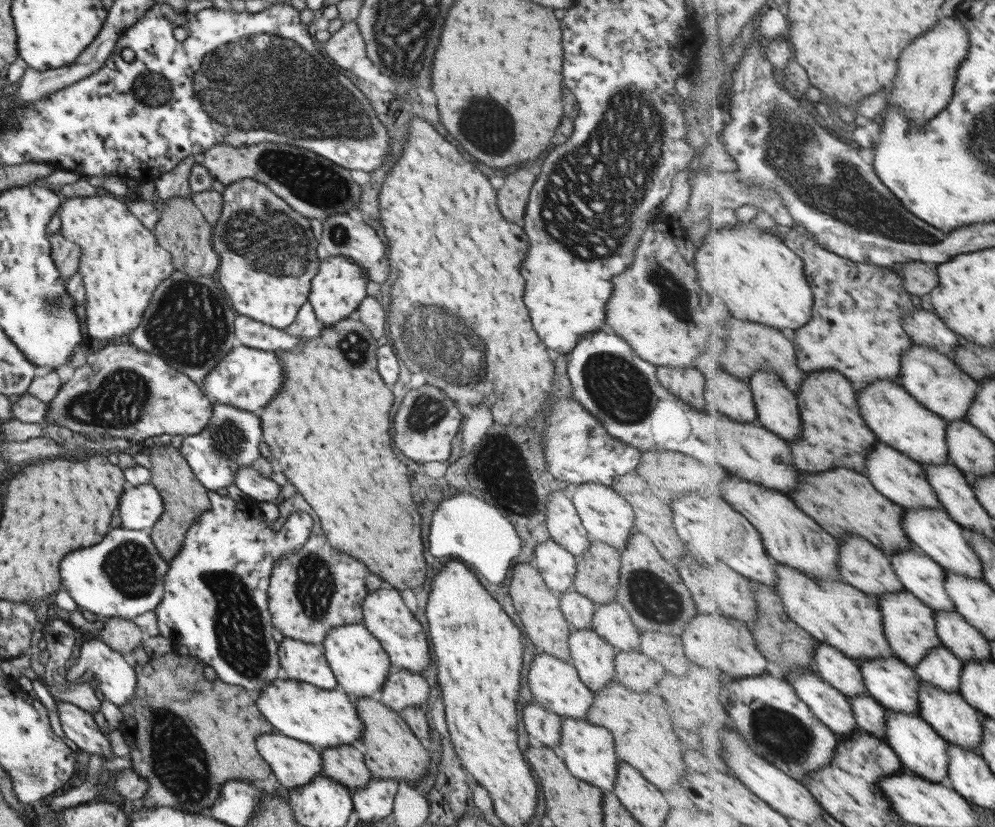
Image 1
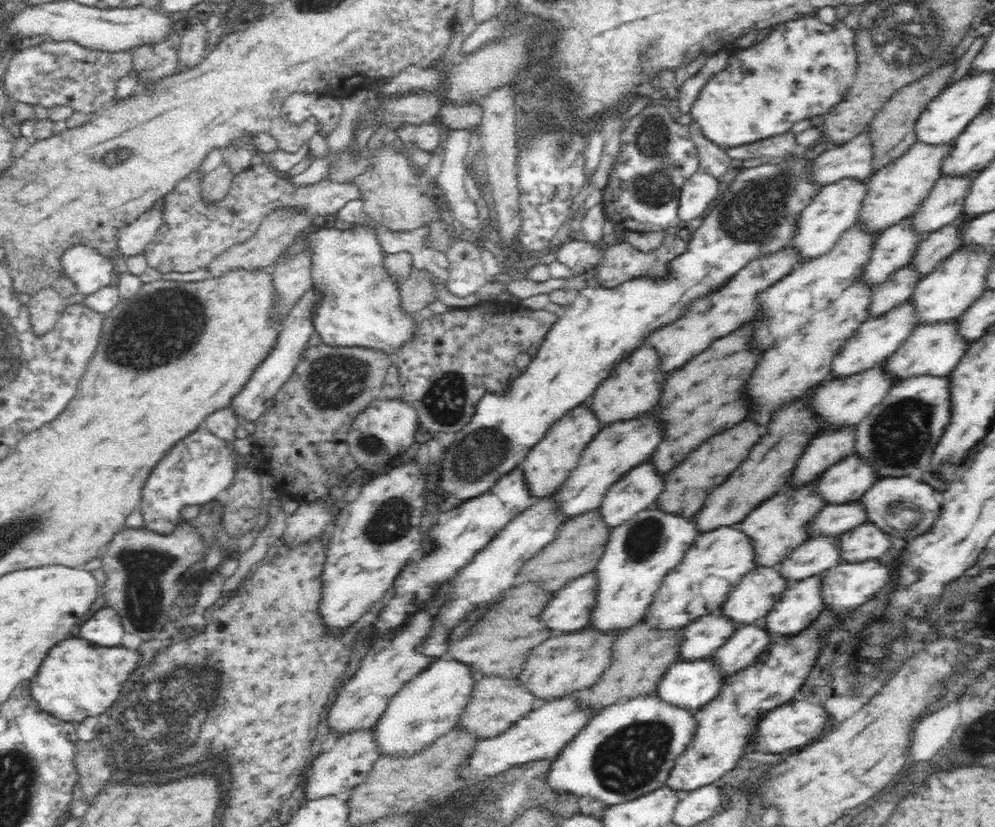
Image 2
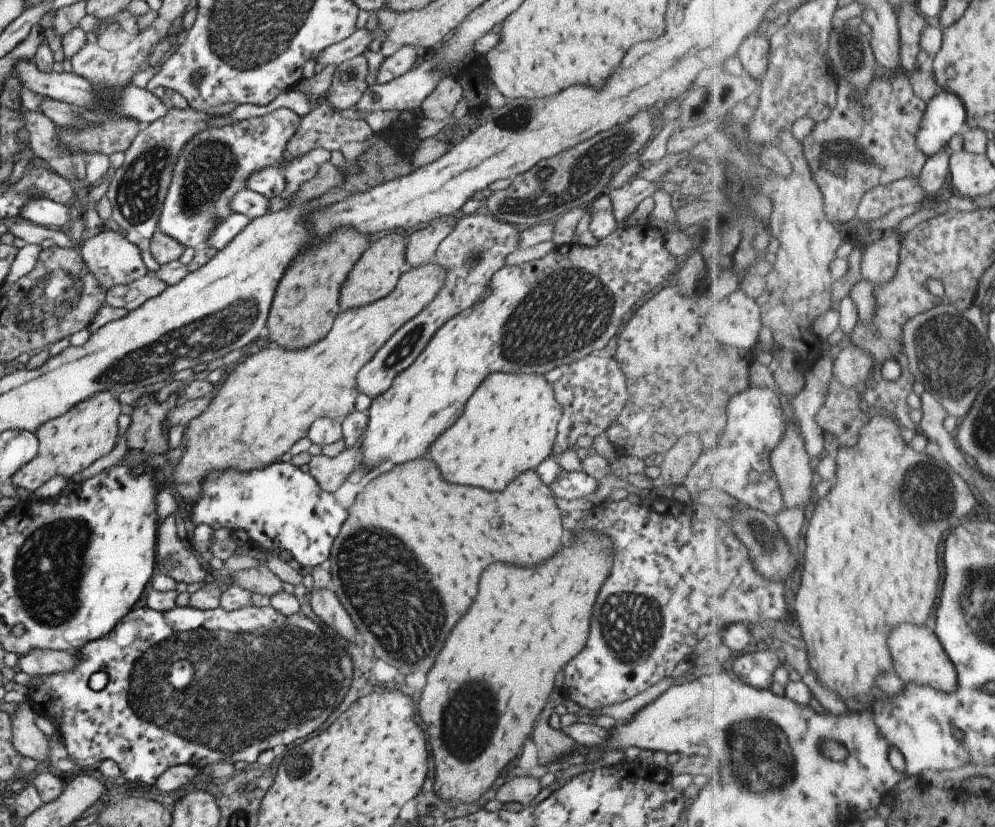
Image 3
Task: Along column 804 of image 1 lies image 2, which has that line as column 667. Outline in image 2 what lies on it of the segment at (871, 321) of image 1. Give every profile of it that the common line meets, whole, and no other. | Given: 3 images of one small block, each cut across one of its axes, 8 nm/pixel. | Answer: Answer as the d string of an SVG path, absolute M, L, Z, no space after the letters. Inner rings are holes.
M666 235L663 243L650 253L634 248L625 239L608 246L604 260L595 267L599 286L614 287L638 275L665 275L667 262L685 249L685 237L678 240L678 236L682 235ZM792 244L764 258L756 258L732 276L718 292L714 292L708 299L701 299L692 304L690 310L678 322L652 332L645 342L658 349L662 371L683 367L692 358L702 354L715 340L728 336L745 323L754 320L762 310L760 296L767 288L796 270L804 261L802 251Z

